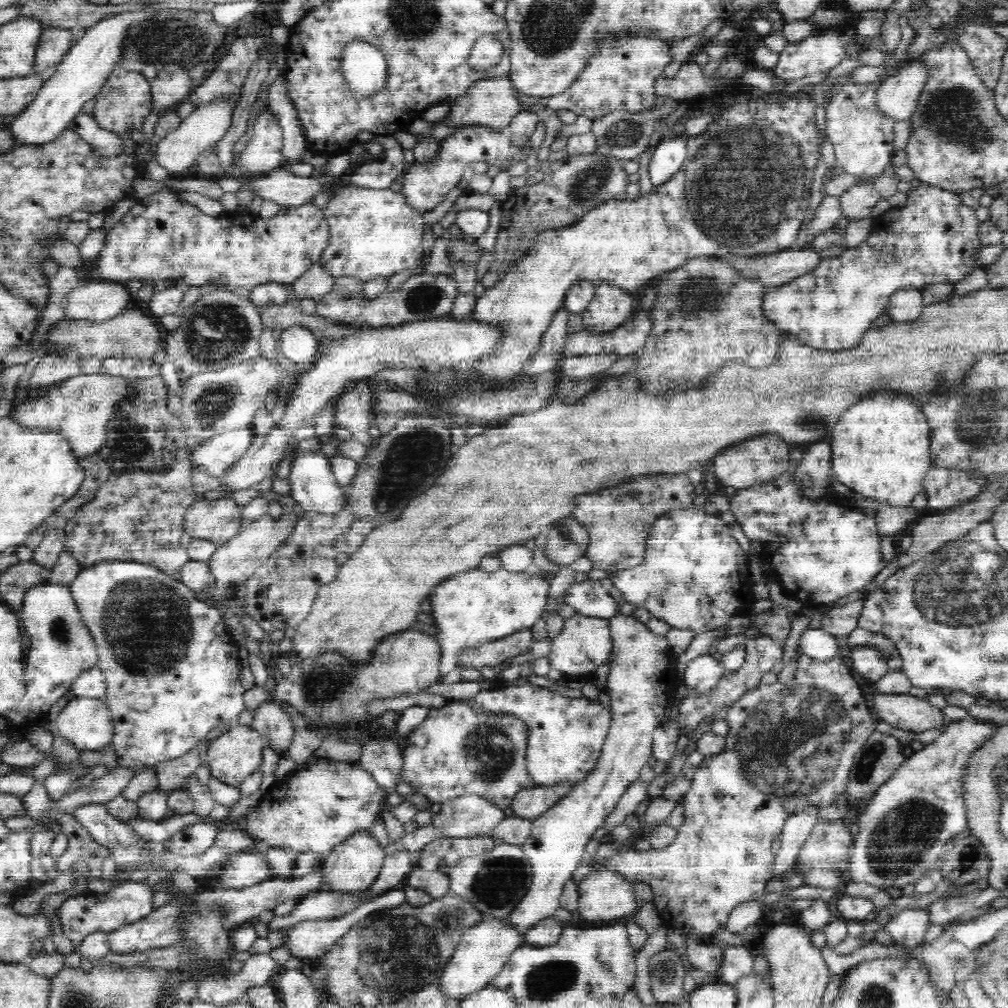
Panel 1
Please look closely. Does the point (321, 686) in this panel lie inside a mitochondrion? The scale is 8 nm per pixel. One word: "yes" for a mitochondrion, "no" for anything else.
yes

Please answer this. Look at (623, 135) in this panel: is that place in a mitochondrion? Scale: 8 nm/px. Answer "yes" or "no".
yes

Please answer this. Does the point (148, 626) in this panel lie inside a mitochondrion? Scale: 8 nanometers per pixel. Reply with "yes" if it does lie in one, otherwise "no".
yes

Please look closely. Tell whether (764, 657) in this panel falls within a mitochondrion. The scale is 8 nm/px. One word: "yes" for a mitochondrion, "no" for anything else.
no

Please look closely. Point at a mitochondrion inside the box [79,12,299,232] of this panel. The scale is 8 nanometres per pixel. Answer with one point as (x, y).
(173, 40)

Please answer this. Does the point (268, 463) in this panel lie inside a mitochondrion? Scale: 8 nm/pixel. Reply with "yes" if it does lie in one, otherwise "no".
no

